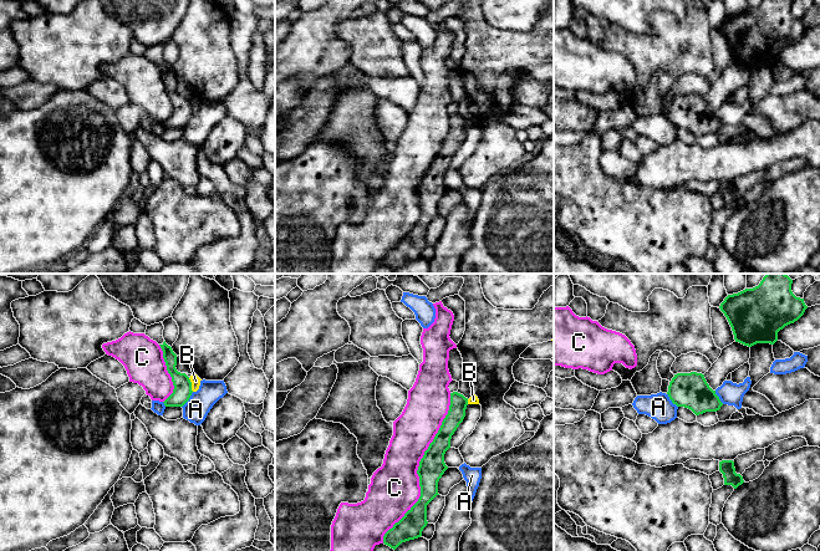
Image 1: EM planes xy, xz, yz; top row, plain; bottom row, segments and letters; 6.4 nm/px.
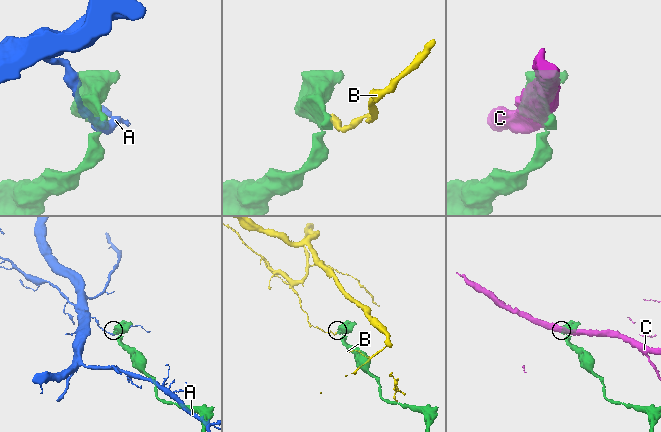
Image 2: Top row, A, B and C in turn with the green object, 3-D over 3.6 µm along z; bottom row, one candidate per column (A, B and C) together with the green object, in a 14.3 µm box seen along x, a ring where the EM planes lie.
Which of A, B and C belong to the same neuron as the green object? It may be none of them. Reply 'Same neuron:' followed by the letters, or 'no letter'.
Same neuron: no letter

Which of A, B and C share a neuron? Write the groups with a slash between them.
A / B / C

